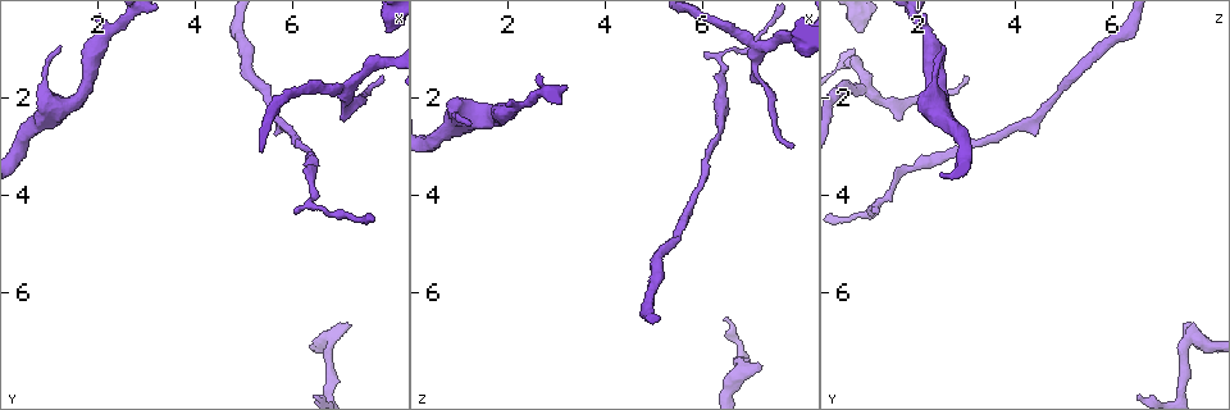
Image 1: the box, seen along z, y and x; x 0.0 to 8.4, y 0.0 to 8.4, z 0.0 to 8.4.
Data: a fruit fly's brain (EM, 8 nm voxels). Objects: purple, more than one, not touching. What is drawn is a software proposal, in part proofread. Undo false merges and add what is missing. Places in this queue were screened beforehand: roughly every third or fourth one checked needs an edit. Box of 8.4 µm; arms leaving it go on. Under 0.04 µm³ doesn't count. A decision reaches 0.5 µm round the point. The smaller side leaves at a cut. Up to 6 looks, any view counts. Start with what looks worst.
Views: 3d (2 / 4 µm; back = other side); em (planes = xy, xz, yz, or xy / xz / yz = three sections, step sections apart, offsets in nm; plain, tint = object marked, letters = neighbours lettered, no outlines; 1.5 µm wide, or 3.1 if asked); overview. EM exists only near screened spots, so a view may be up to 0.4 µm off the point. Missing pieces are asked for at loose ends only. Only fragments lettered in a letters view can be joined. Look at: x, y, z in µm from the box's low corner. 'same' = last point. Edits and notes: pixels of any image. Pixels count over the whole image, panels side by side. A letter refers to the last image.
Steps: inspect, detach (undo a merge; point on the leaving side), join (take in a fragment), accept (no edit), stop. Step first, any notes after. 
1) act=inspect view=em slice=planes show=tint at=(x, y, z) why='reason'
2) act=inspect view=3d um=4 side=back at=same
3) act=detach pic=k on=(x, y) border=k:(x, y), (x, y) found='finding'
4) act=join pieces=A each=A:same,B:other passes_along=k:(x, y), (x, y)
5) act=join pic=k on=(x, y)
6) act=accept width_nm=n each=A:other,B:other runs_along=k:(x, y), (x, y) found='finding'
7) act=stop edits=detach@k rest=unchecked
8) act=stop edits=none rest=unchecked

act=inspect view=em slice=planes show=tint at=(7.00, 2.45, 1.65) why='branch stops here'

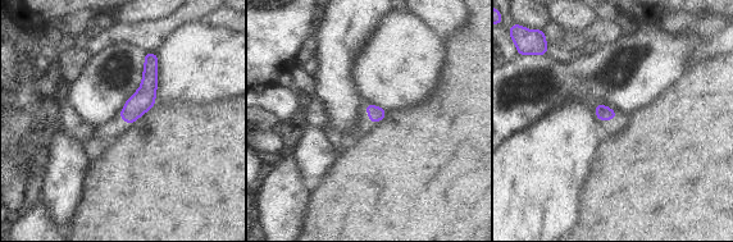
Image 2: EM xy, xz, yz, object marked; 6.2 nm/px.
act=inspect view=em slice=planes show=letters at=same why='see the neighbours'

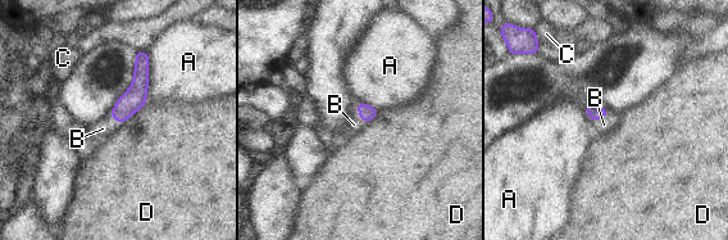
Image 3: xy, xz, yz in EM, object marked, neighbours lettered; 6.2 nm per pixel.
act=join pieces=B each=A:other,B:same,C:other,D:other passes_along=3:(367, 113), (360, 116), (354, 125) found='it goes on there'

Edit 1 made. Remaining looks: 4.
act=inspect view=overview

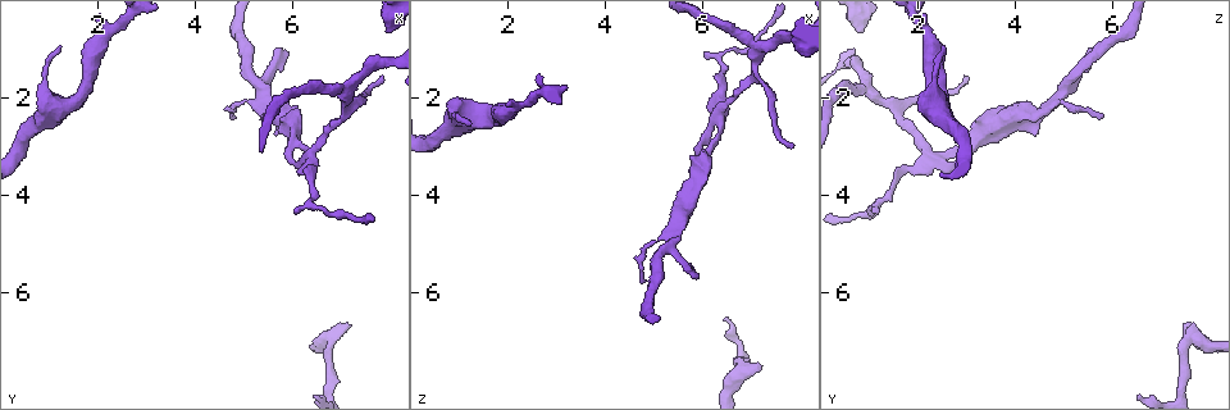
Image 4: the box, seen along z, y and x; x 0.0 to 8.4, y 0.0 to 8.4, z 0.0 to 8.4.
act=inspect view=em slice=planes show=tint at=(7.20, 6.60, 7.50) why='free end'

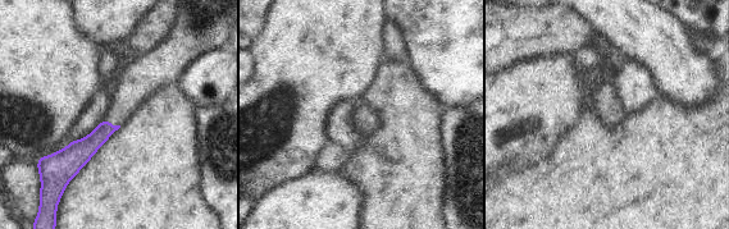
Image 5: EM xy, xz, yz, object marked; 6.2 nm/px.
act=inspect view=em slice=planes show=letters at=same

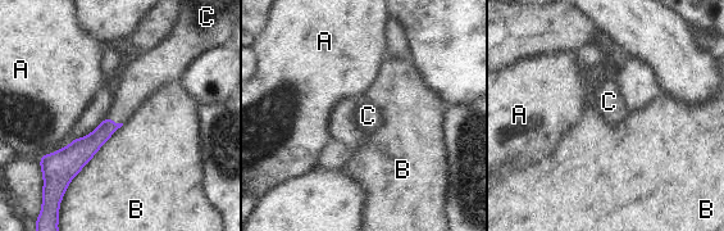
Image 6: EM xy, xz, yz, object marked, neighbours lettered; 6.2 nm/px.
act=join pieces=C each=A:other,B:other,C:same passes_along=6:(85, 148), (115, 123), (133, 89) found='the cell continues'

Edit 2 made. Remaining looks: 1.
act=stop edits=join@3,join@6 rest=unchecked

